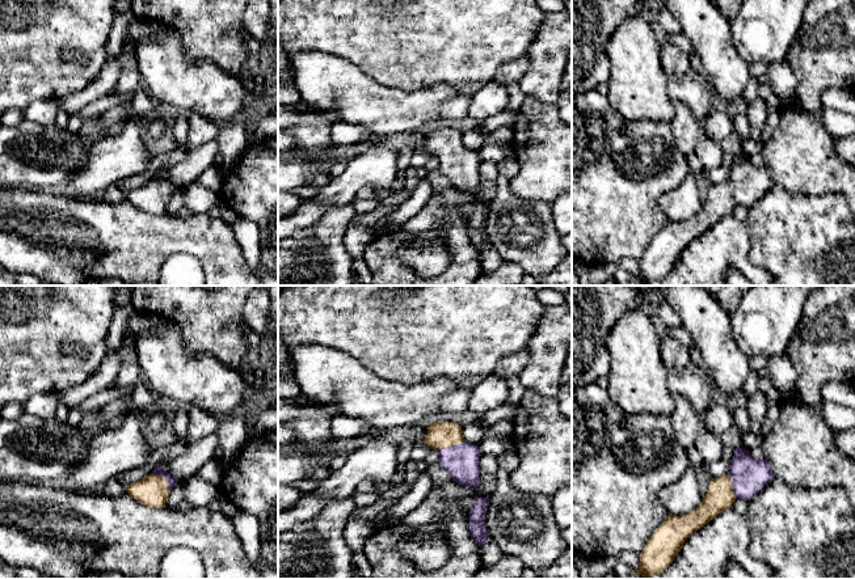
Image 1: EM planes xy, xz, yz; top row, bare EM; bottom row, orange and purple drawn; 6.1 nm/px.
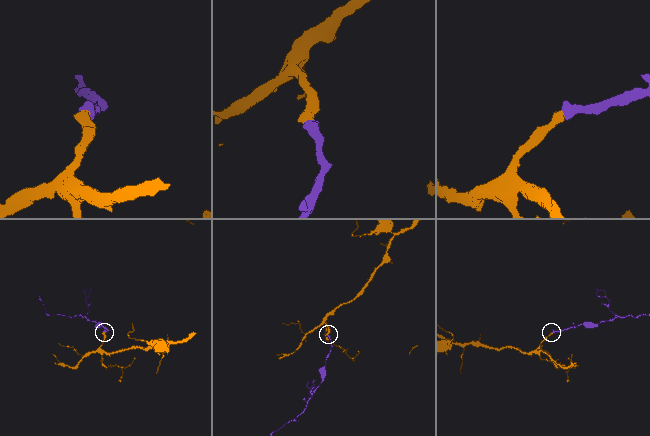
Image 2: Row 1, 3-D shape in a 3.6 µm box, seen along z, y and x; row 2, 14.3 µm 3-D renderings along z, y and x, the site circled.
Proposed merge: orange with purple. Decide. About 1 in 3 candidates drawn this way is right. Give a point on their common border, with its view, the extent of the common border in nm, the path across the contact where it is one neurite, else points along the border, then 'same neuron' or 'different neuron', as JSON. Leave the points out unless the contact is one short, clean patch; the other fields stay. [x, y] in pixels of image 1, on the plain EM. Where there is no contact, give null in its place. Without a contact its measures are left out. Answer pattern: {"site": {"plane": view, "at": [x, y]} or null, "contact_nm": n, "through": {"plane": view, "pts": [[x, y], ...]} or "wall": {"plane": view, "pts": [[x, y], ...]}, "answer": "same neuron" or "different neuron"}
{"site": {"plane": "xz", "at": [450, 152]}, "contact_nm": 180, "through": {"plane": "xz", "pts": [[439, 142], [450, 152], [460, 167]]}, "answer": "same neuron"}

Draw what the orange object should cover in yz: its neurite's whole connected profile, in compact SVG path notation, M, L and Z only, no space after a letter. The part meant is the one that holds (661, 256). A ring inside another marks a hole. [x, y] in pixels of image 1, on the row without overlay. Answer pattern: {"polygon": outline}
{"polygon": "M742 155L734 156L733 166L730 168L729 179L726 182L712 185L707 200L700 212L687 221L667 221L653 242L648 246L645 254L640 259L640 272L635 275L643 286L665 278L681 258L685 248L698 236L708 231L715 223L724 216L732 214L736 204L745 207L753 206L765 193L767 193L775 183L771 179L770 172L765 165L755 166L749 157Z"}

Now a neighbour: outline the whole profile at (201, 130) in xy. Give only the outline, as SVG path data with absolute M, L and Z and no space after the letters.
M189 114L189 132L185 141L188 149L197 148L207 141L215 140L219 132L219 123L199 114Z

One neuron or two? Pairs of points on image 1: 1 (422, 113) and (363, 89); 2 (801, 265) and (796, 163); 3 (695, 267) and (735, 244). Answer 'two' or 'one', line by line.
1: one
2: two
3: one

